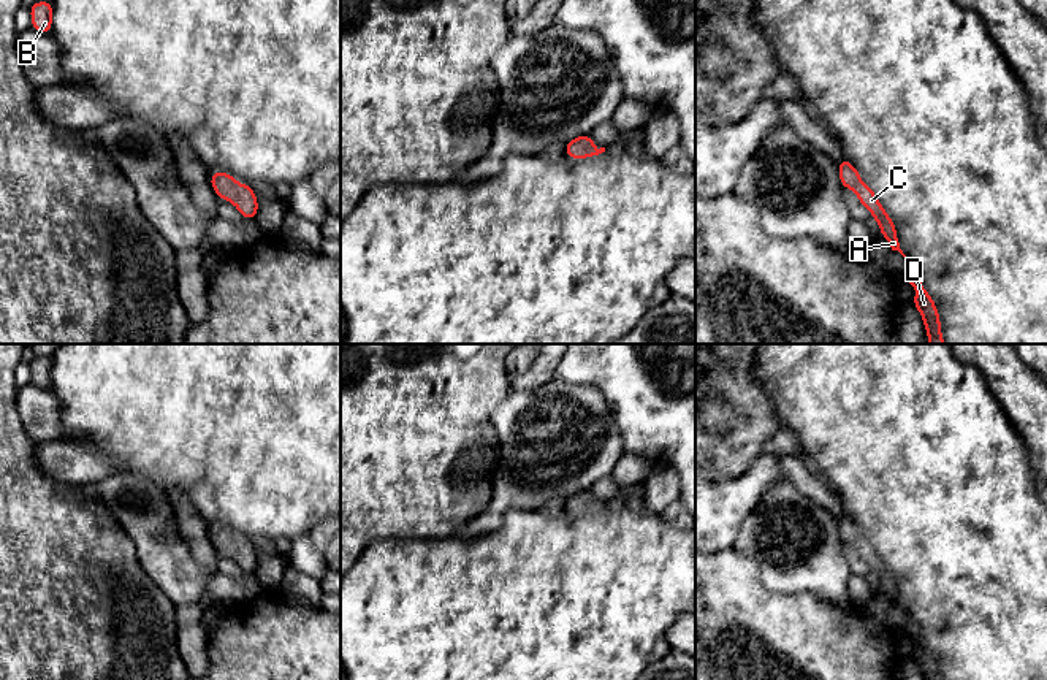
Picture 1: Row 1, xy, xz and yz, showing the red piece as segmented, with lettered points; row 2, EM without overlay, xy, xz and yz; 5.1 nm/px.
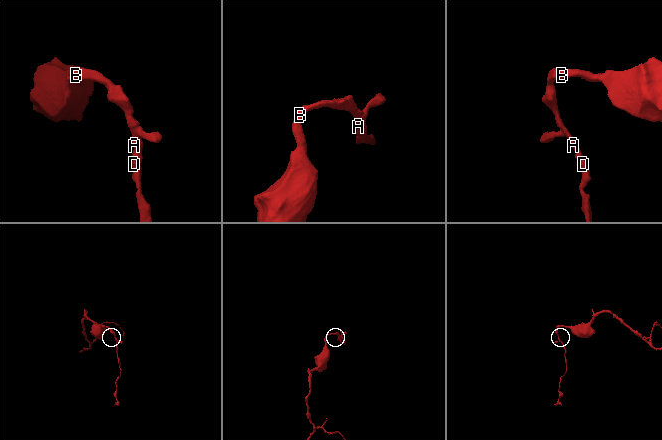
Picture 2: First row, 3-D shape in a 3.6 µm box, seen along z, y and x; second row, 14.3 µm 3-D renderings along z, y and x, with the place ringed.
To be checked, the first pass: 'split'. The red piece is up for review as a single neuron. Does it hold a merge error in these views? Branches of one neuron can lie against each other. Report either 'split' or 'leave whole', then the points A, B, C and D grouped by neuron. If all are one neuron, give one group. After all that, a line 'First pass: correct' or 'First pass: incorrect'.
leave whole; groups A B C D
First pass: incorrect

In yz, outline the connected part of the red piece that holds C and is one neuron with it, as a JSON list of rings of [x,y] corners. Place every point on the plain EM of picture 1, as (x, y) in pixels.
[[[846,512],[838,521],[838,529],[841,541],[844,544],[854,545],[859,556],[871,567],[881,583],[881,590],[889,596],[892,606],[898,606],[906,613],[908,623],[900,636],[909,637],[916,642],[916,653],[912,655],[912,659],[919,664],[923,674],[923,680],[941,680],[936,659],[928,650],[928,647],[923,644],[919,625],[900,604],[897,583],[890,571],[884,566],[882,560],[879,558],[876,548],[862,537],[860,528]]]

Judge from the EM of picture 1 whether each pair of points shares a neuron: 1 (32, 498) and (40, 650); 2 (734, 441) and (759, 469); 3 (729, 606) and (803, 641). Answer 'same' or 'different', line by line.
1: same
2: different
3: same

